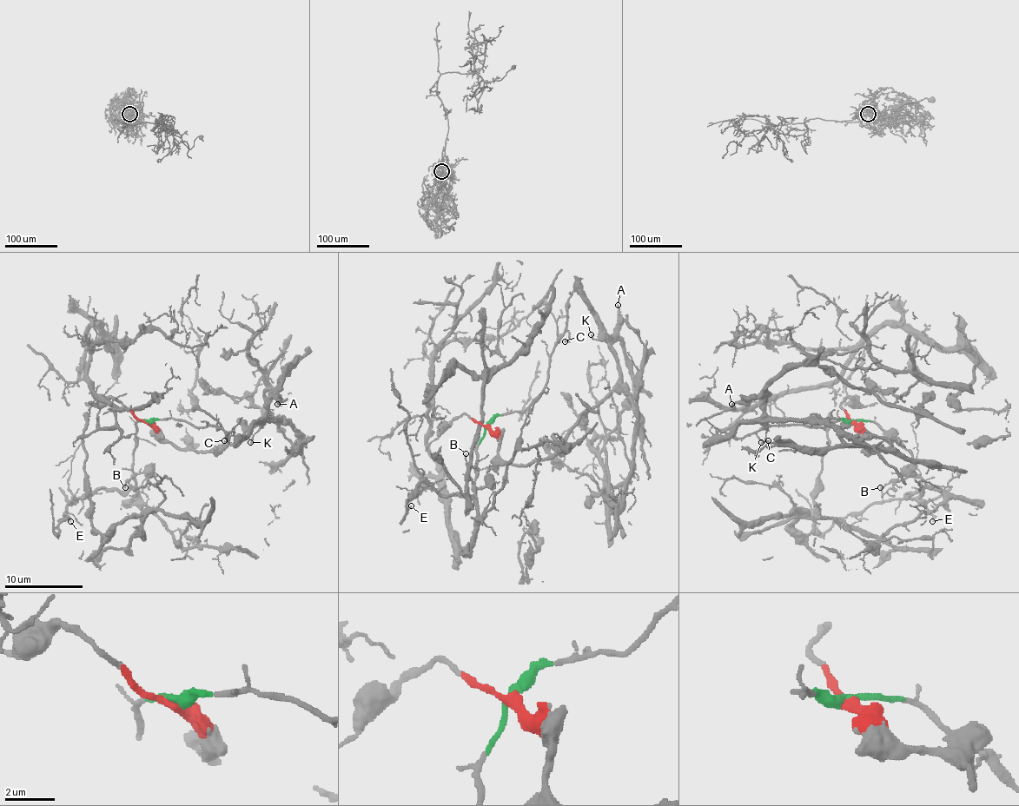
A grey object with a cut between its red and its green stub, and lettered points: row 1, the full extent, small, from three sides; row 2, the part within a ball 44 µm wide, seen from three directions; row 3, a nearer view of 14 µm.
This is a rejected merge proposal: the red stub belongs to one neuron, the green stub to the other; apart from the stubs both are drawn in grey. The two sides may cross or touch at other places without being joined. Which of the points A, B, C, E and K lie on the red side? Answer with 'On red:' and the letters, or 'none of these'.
On red: A, K

